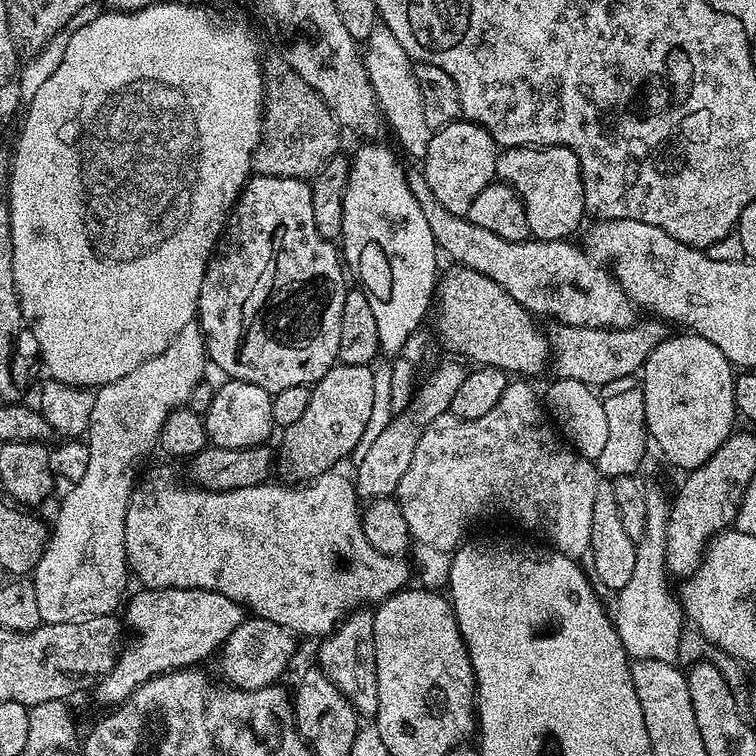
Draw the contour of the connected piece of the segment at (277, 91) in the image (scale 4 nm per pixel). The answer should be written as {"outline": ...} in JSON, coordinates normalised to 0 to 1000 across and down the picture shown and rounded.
{"outline":[[[372,90],[372,95],[356,94],[349,107],[347,179],[333,206],[333,228],[340,233],[407,238],[451,200],[452,171],[425,127],[389,91]]]}

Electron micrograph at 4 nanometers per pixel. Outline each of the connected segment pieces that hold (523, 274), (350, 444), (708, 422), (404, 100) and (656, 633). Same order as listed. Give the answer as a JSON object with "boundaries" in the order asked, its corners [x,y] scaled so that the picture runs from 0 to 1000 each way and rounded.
{"boundaries":[[[[557,224],[537,225],[538,245],[567,295],[578,329],[593,336],[607,353],[624,356],[661,376],[705,417],[720,415],[750,431],[828,434],[844,421],[843,409],[808,358],[754,317],[675,320],[648,304],[630,299],[618,287],[595,283],[569,253]]],[[[447,479],[422,505],[411,509],[411,515],[410,537],[405,537],[399,553],[394,553],[389,563],[374,567],[372,577],[376,578],[370,582],[370,598],[368,593],[369,623],[372,619],[382,630],[380,634],[386,638],[415,635],[427,624],[440,623],[448,608],[459,610],[484,569],[484,558],[489,558],[489,542],[495,542],[495,491],[485,481],[463,484]]],[[[919,442],[885,443],[858,468],[849,488],[856,575],[894,619],[929,616],[975,565],[971,484],[934,447]]],[[[499,29],[495,40],[487,46],[484,62],[479,69],[481,86],[487,94],[487,102],[492,110],[492,118],[497,126],[497,135],[503,140],[507,157],[511,160],[512,168],[513,164],[519,168],[525,188],[534,194],[536,202],[533,201],[533,205],[536,208],[538,208],[537,205],[546,206],[550,214],[560,213],[574,172],[563,161],[563,151],[558,146],[558,124],[553,119],[548,81],[545,75],[537,71],[537,66],[532,66],[532,56],[526,56],[526,50],[521,50],[521,45],[516,45],[516,40],[505,29]]],[[[861,640],[853,644],[852,657],[854,702],[841,718],[837,763],[811,792],[811,825],[835,872],[890,877],[898,869],[899,847],[905,837],[902,823],[907,816],[896,787],[886,784],[881,772],[880,730],[888,665],[885,657],[881,659],[870,644]]]]}

